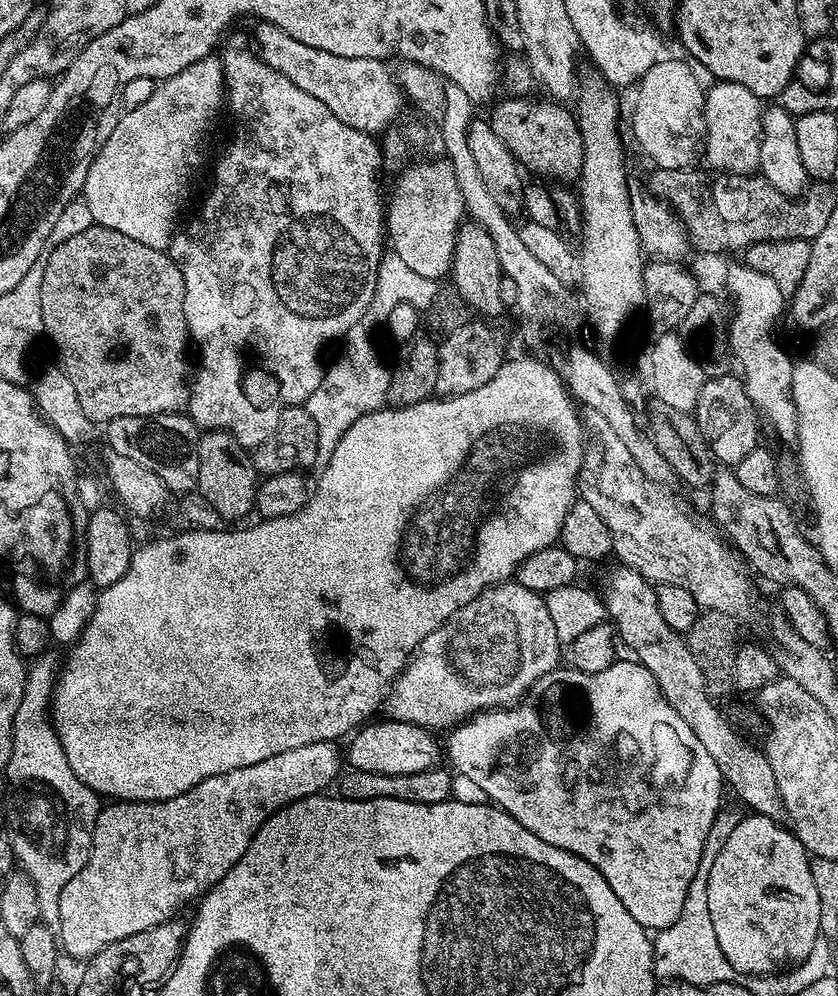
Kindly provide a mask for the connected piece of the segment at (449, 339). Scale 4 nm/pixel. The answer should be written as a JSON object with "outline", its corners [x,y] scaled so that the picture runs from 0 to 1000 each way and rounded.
{"outline":[[[573,319],[564,320],[560,324],[547,327],[547,331],[533,334],[524,342],[525,358],[523,359],[520,394],[526,399],[545,398],[568,392],[570,388],[578,388],[580,384],[585,384],[589,376],[594,376],[598,365],[604,360],[601,333],[597,329],[586,329],[582,325],[586,324]]]}

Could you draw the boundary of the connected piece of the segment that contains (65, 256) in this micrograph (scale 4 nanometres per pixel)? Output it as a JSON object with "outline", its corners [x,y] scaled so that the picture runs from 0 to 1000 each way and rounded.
{"outline":[[[111,224],[105,230],[95,235],[89,235],[87,238],[80,237],[72,245],[66,246],[56,254],[56,263],[54,275],[50,277],[50,323],[53,324],[53,332],[56,339],[62,340],[62,345],[67,348],[67,357],[69,360],[69,367],[79,376],[79,380],[84,380],[84,385],[88,387],[88,392],[93,396],[93,405],[98,407],[98,413],[103,416],[103,420],[110,422],[111,427],[124,428],[130,422],[136,420],[155,420],[156,418],[192,418],[199,414],[206,416],[215,416],[224,409],[224,402],[229,398],[229,386],[227,385],[227,373],[224,378],[224,345],[227,346],[227,334],[224,331],[224,320],[227,312],[224,312],[224,289],[227,293],[226,282],[220,281],[217,271],[212,271],[212,267],[206,263],[204,257],[195,249],[185,249],[184,247],[174,247],[169,243],[165,243],[160,239],[155,239],[150,235],[146,235],[141,231],[131,231],[131,227],[122,227],[121,225]]]}

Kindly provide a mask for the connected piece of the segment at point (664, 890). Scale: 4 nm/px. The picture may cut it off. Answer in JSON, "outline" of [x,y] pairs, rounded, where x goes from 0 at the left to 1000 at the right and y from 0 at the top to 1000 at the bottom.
{"outline":[[[753,662],[749,663],[742,664],[741,667],[739,665],[732,665],[726,671],[715,673],[714,676],[690,675],[681,669],[665,670],[663,674],[656,678],[647,680],[646,683],[641,683],[624,703],[604,711],[589,711],[569,715],[568,718],[561,719],[557,723],[543,728],[533,736],[536,739],[535,747],[532,743],[532,763],[536,763],[533,766],[545,776],[549,774],[561,786],[569,787],[584,799],[581,802],[591,810],[605,815],[607,819],[613,820],[624,831],[632,833],[642,841],[647,841],[647,845],[656,845],[656,849],[683,855],[686,859],[692,859],[699,865],[704,865],[704,869],[709,869],[714,873],[714,878],[718,878],[718,882],[723,882],[723,886],[728,886],[728,894],[733,894],[733,898],[737,898],[737,906],[742,906],[742,910],[747,910],[747,914],[752,914],[752,918],[757,918],[757,922],[766,931],[774,934],[786,934],[800,930],[807,925],[809,918],[814,918],[814,906],[819,904],[821,891],[828,882],[828,878],[833,871],[833,865],[838,861],[838,849],[842,845],[842,837],[847,837],[847,829],[854,824],[854,816],[857,814],[857,808],[854,808],[854,783],[857,787],[857,776],[852,761],[847,761],[847,757],[842,757],[842,749],[838,749],[838,745],[833,745],[828,733],[823,733],[823,729],[819,729],[819,725],[814,725],[814,721],[809,718],[809,713],[804,713],[804,709],[800,709],[800,705],[795,705],[790,693],[785,693],[785,685],[780,685],[780,677],[776,677],[776,673],[771,673],[765,667],[758,666]]]}

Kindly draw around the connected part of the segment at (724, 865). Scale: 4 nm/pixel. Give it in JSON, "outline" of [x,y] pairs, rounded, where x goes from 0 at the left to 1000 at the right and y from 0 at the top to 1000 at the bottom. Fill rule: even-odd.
{"outline":[[[889,818],[847,873],[842,907],[847,909],[847,926],[852,926],[852,942],[857,942],[862,958],[866,958],[866,966],[884,981],[907,982],[962,963],[980,939],[976,897],[967,878],[965,856],[939,830],[931,830],[936,829],[913,819]]]}

